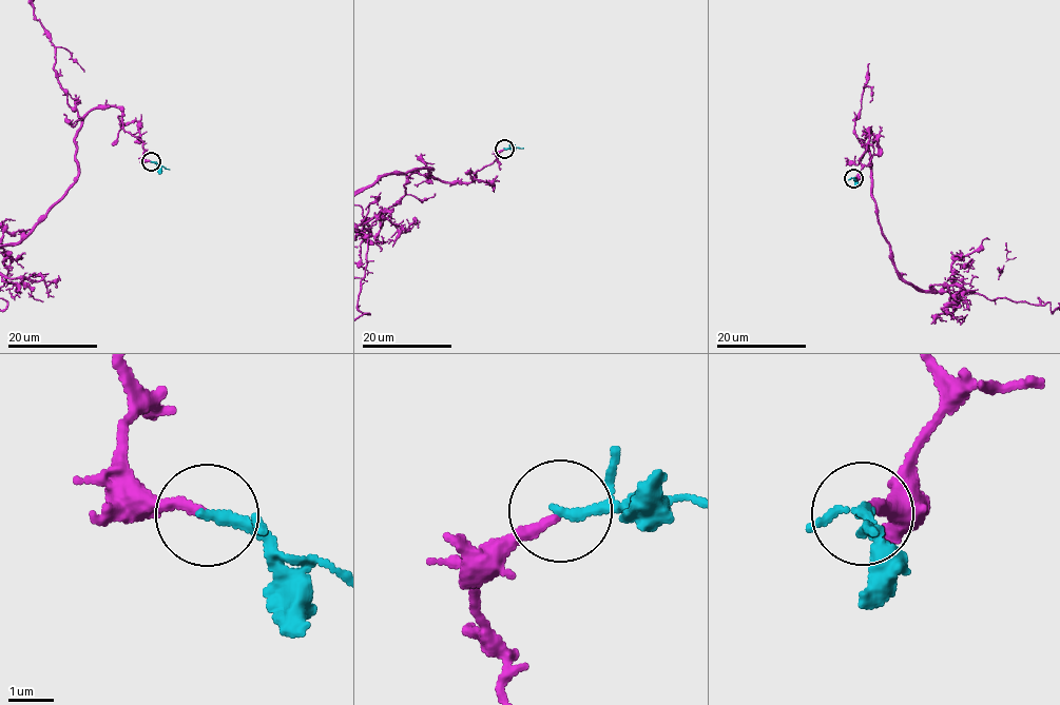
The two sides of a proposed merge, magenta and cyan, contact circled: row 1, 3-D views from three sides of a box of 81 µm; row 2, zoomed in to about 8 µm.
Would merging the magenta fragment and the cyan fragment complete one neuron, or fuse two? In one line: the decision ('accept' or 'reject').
accept

